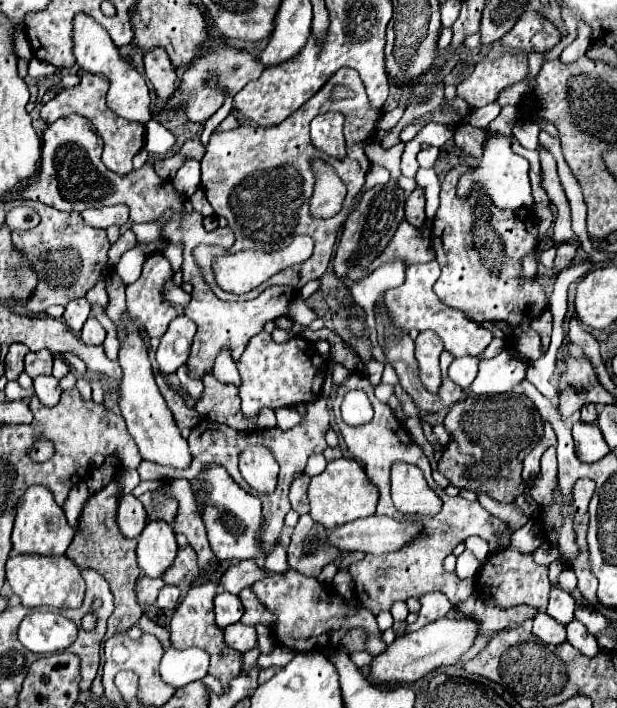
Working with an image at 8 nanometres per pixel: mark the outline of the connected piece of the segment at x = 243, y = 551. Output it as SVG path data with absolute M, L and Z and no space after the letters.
M212 464L204 466L204 470L190 480L192 492L200 498L202 506L202 522L206 526L206 536L210 542L212 552L218 560L248 560L258 558L260 542L256 540L256 532L262 524L262 510L260 500L246 490L242 490L226 472L224 466Z

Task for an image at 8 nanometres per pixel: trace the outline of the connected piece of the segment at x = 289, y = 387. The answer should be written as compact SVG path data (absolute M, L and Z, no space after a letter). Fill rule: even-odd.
M260 332L256 336L252 336L252 340L248 342L242 360L238 364L238 372L242 376L242 386L240 390L240 398L242 398L242 412L246 418L256 418L256 414L260 412L260 408L286 408L286 406L296 406L296 404L308 404L314 402L320 396L320 388L322 388L322 380L324 380L324 362L322 358L314 352L314 348L310 346L310 350L306 348L306 340L300 336L290 338L286 344L276 344L268 332ZM312 364L322 364L322 368L314 368Z

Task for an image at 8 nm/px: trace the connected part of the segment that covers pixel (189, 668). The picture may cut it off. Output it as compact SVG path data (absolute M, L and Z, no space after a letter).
M170 646L162 656L160 676L164 682L172 684L174 688L182 688L190 682L202 680L208 674L208 664L210 658L200 648L178 650Z

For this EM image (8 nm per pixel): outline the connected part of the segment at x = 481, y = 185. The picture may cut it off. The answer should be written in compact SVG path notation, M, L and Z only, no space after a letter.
M486 130L486 142L482 160L476 168L470 168L468 172L460 174L456 196L458 198L470 198L472 192L480 192L490 198L490 202L500 210L518 210L518 208L532 208L532 188L528 178L528 160L512 152L512 138L504 136L500 132Z

